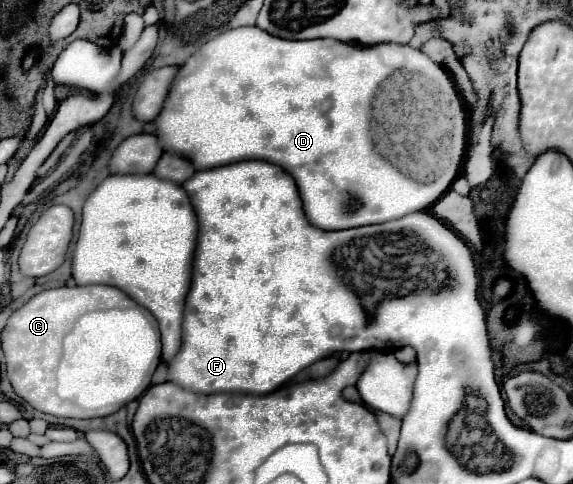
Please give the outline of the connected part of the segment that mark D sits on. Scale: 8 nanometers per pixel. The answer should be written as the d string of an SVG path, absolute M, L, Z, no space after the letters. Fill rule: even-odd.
M257 26L227 30L211 42L205 42L197 54L179 66L163 110L153 120L159 146L163 152L187 158L195 170L209 170L239 160L265 160L281 166L287 174L293 174L307 220L321 230L381 224L411 212L427 210L427 206L431 206L455 180L463 144L457 148L451 168L429 184L399 174L395 166L387 166L387 162L371 150L371 138L367 138L367 104L373 100L375 86L379 86L379 82L391 74L391 66L395 66L393 60L381 56L381 50L387 52L385 56L395 56L397 66L419 66L419 70L429 68L443 74L441 66L423 56L421 50L411 50L409 46L353 46L333 38L297 42L275 38Z

